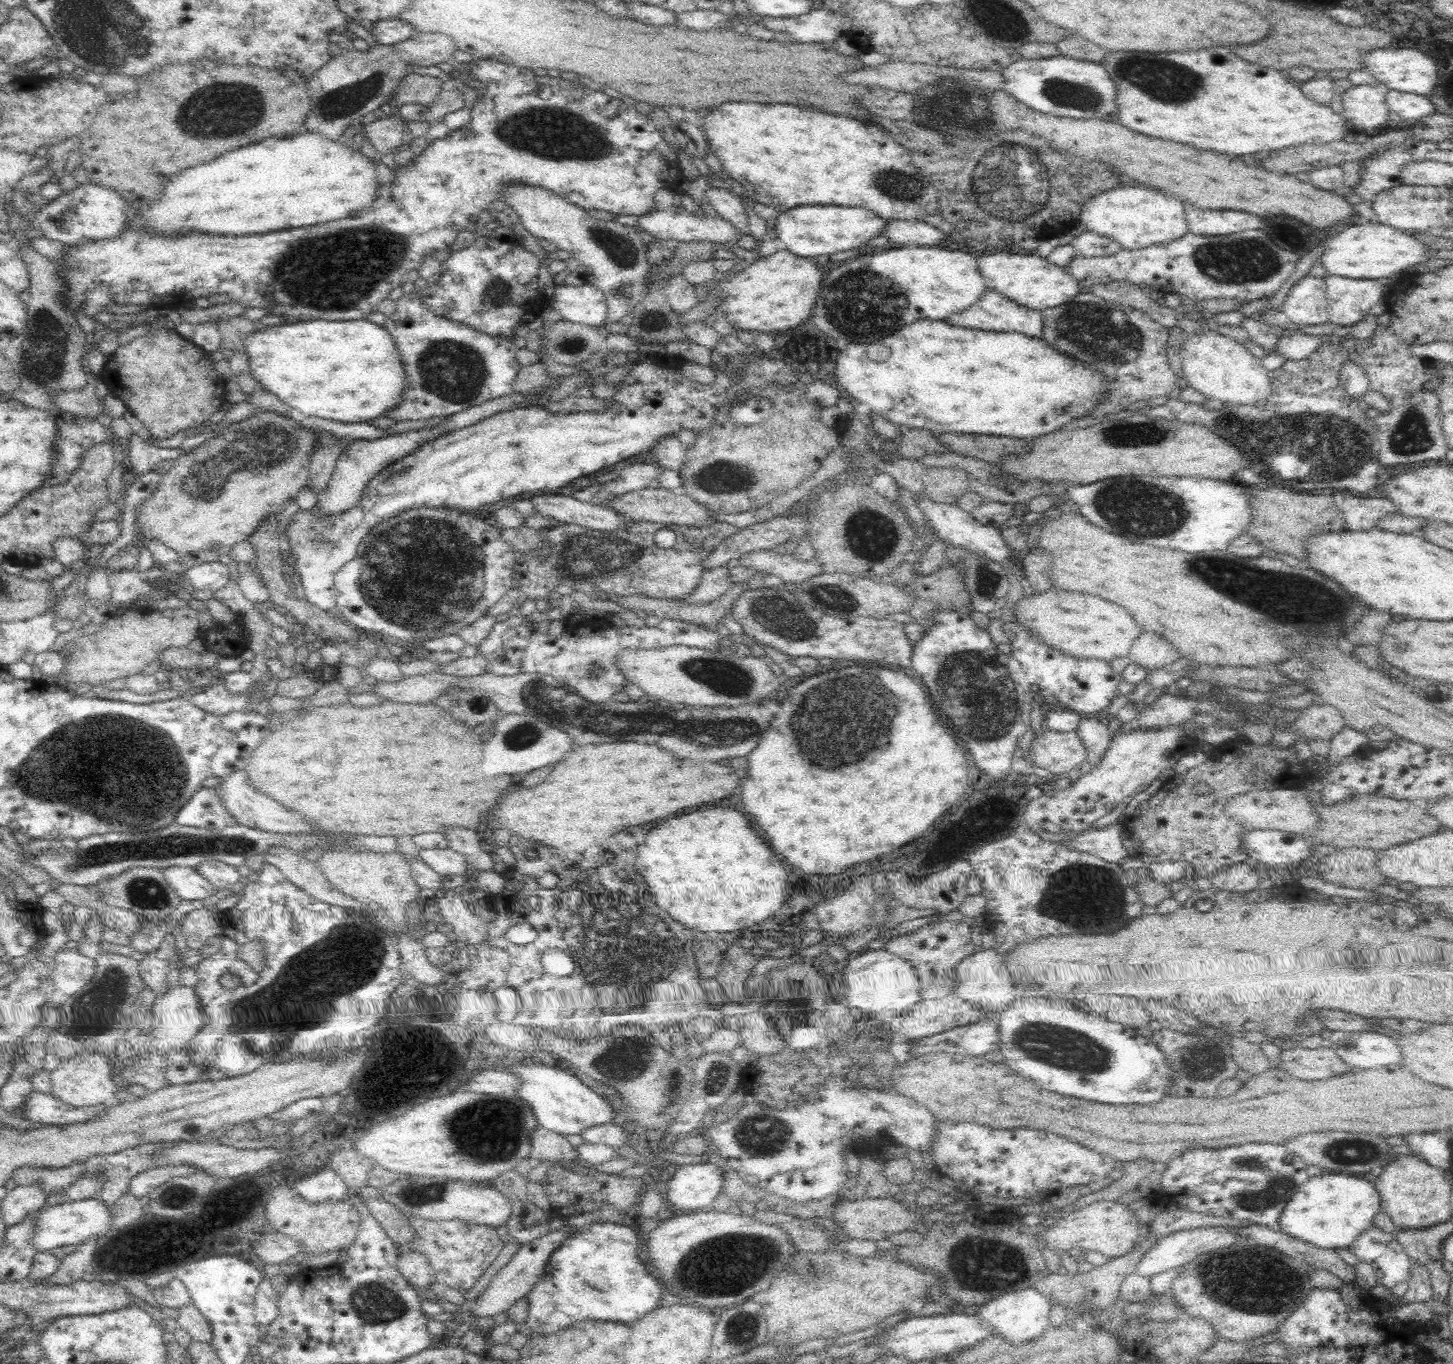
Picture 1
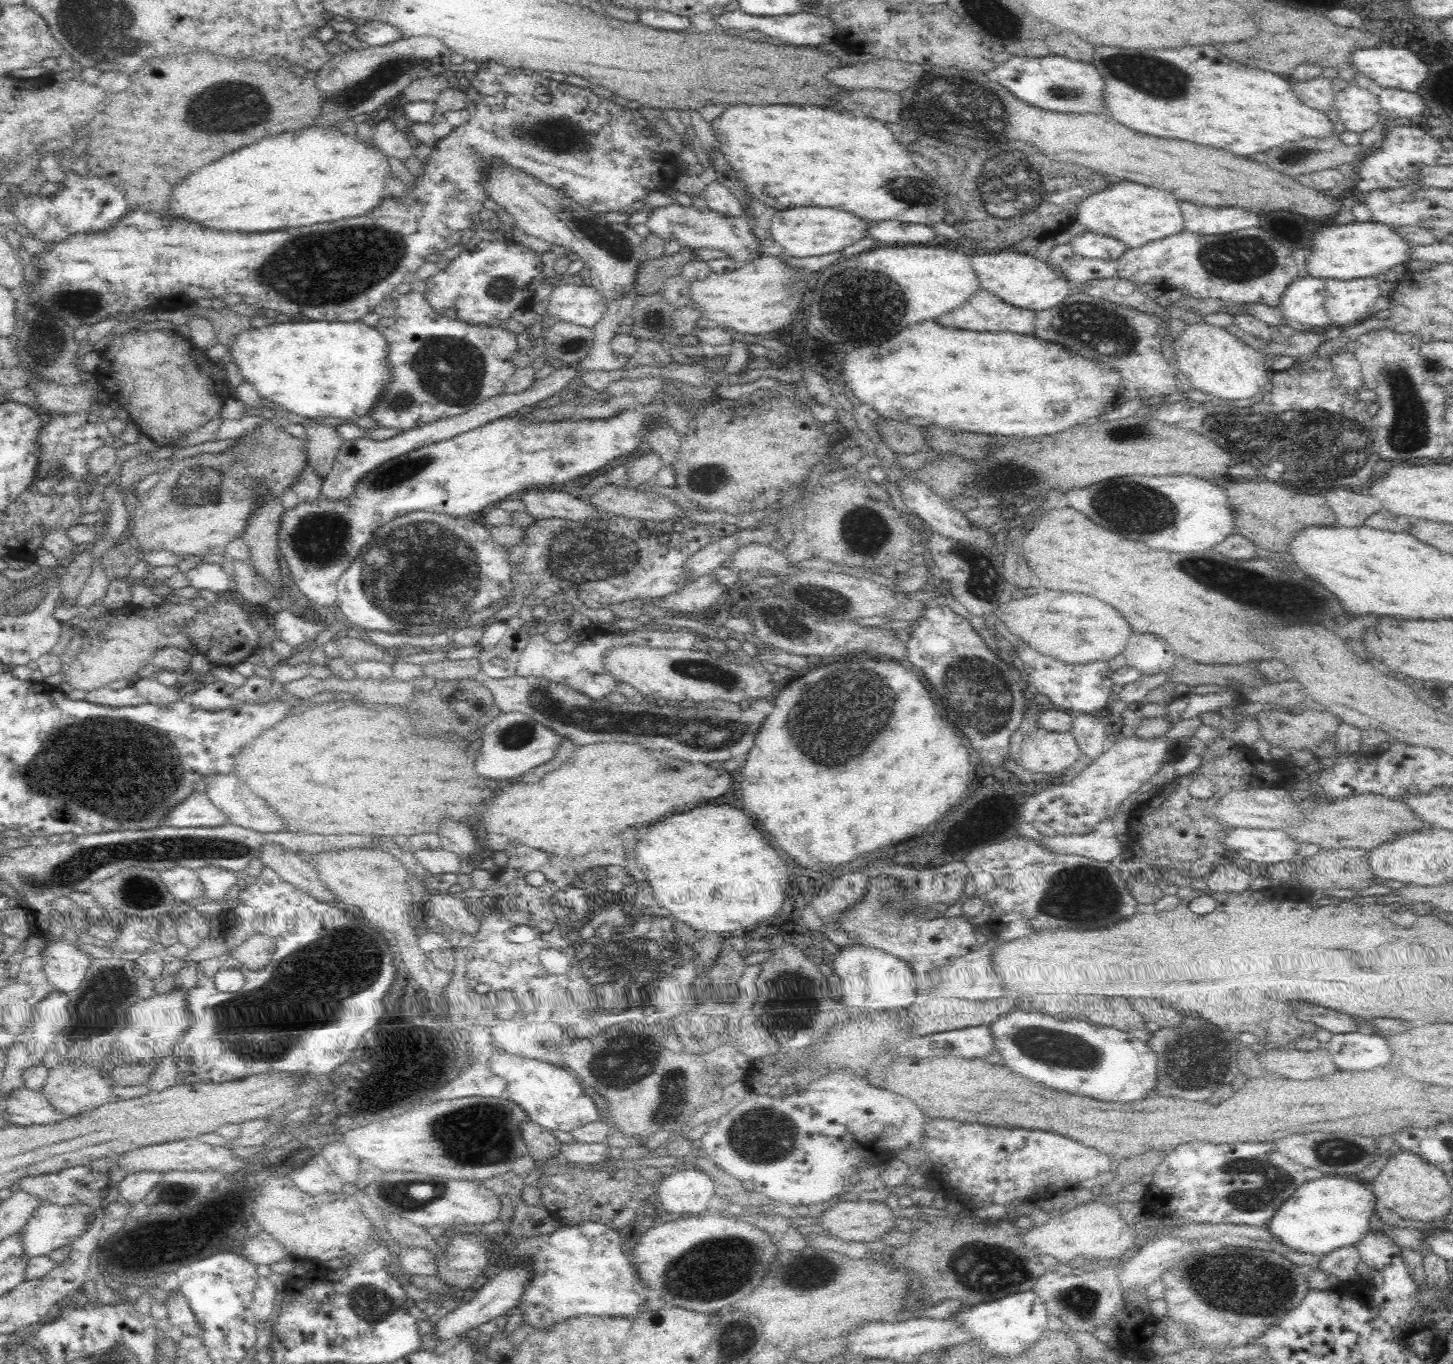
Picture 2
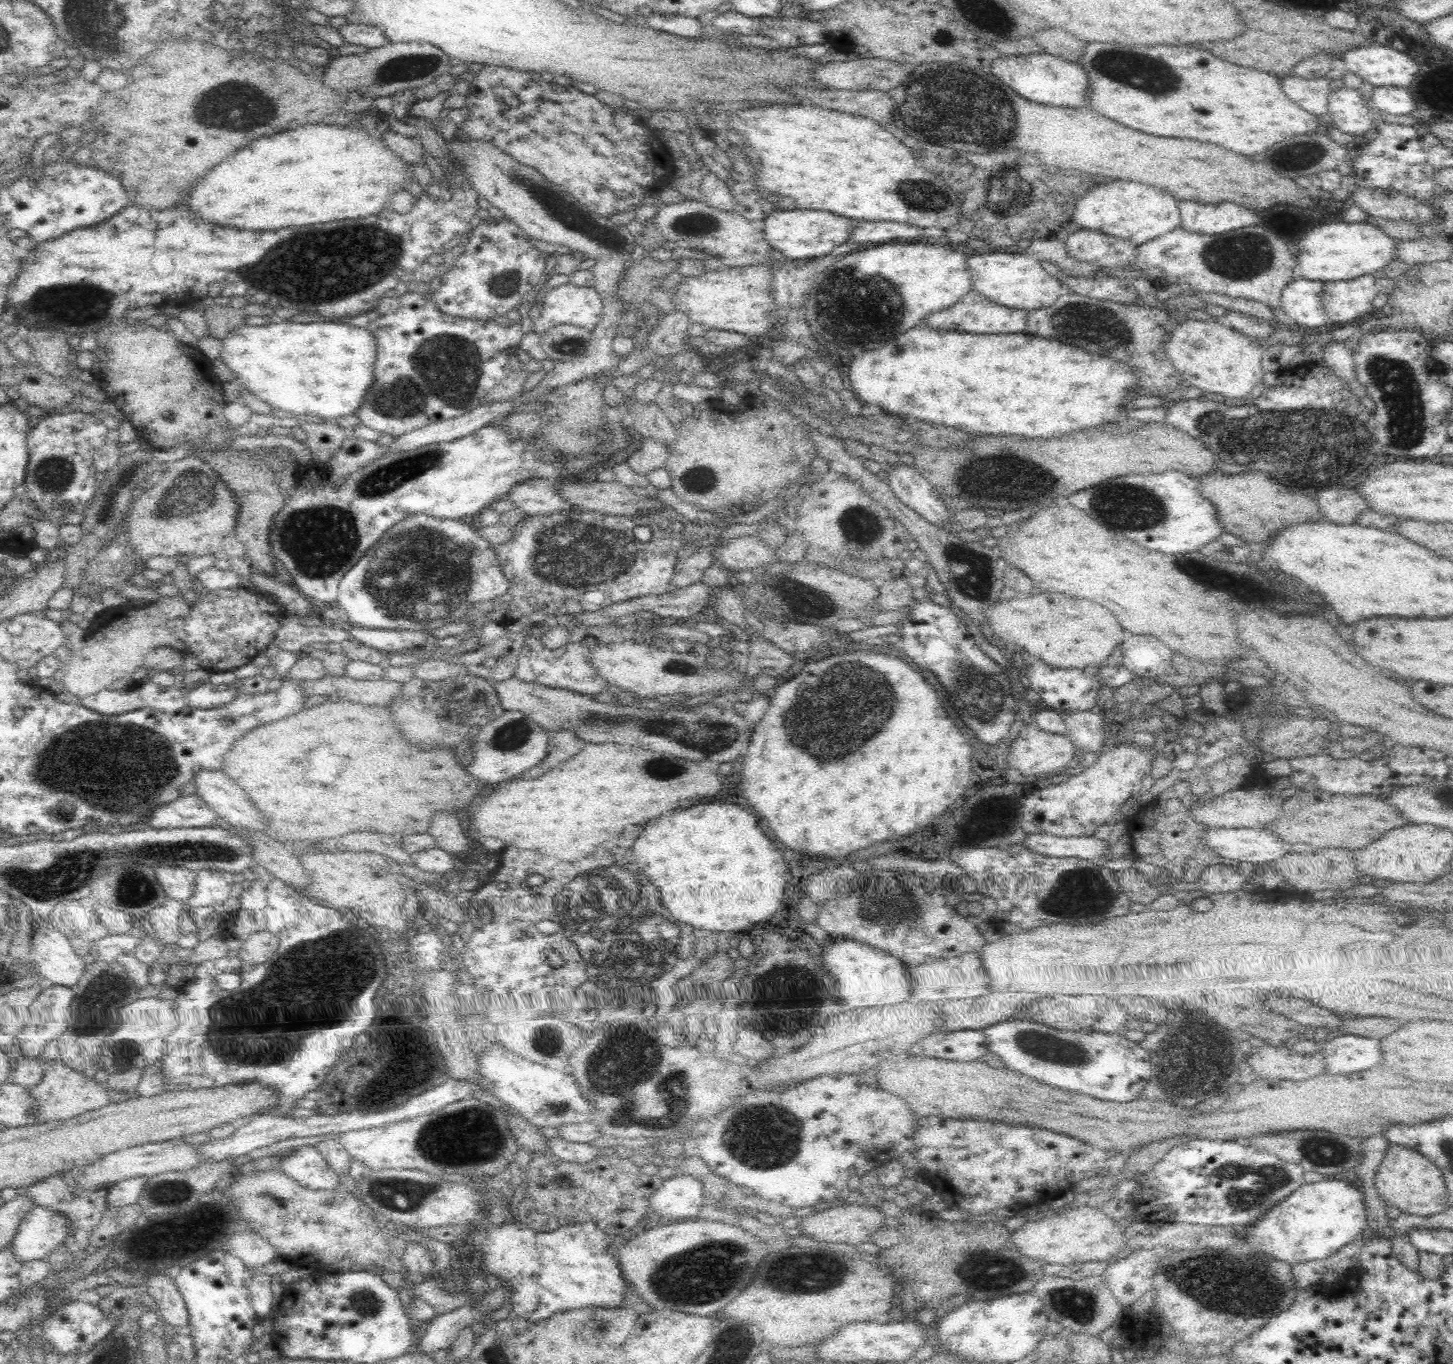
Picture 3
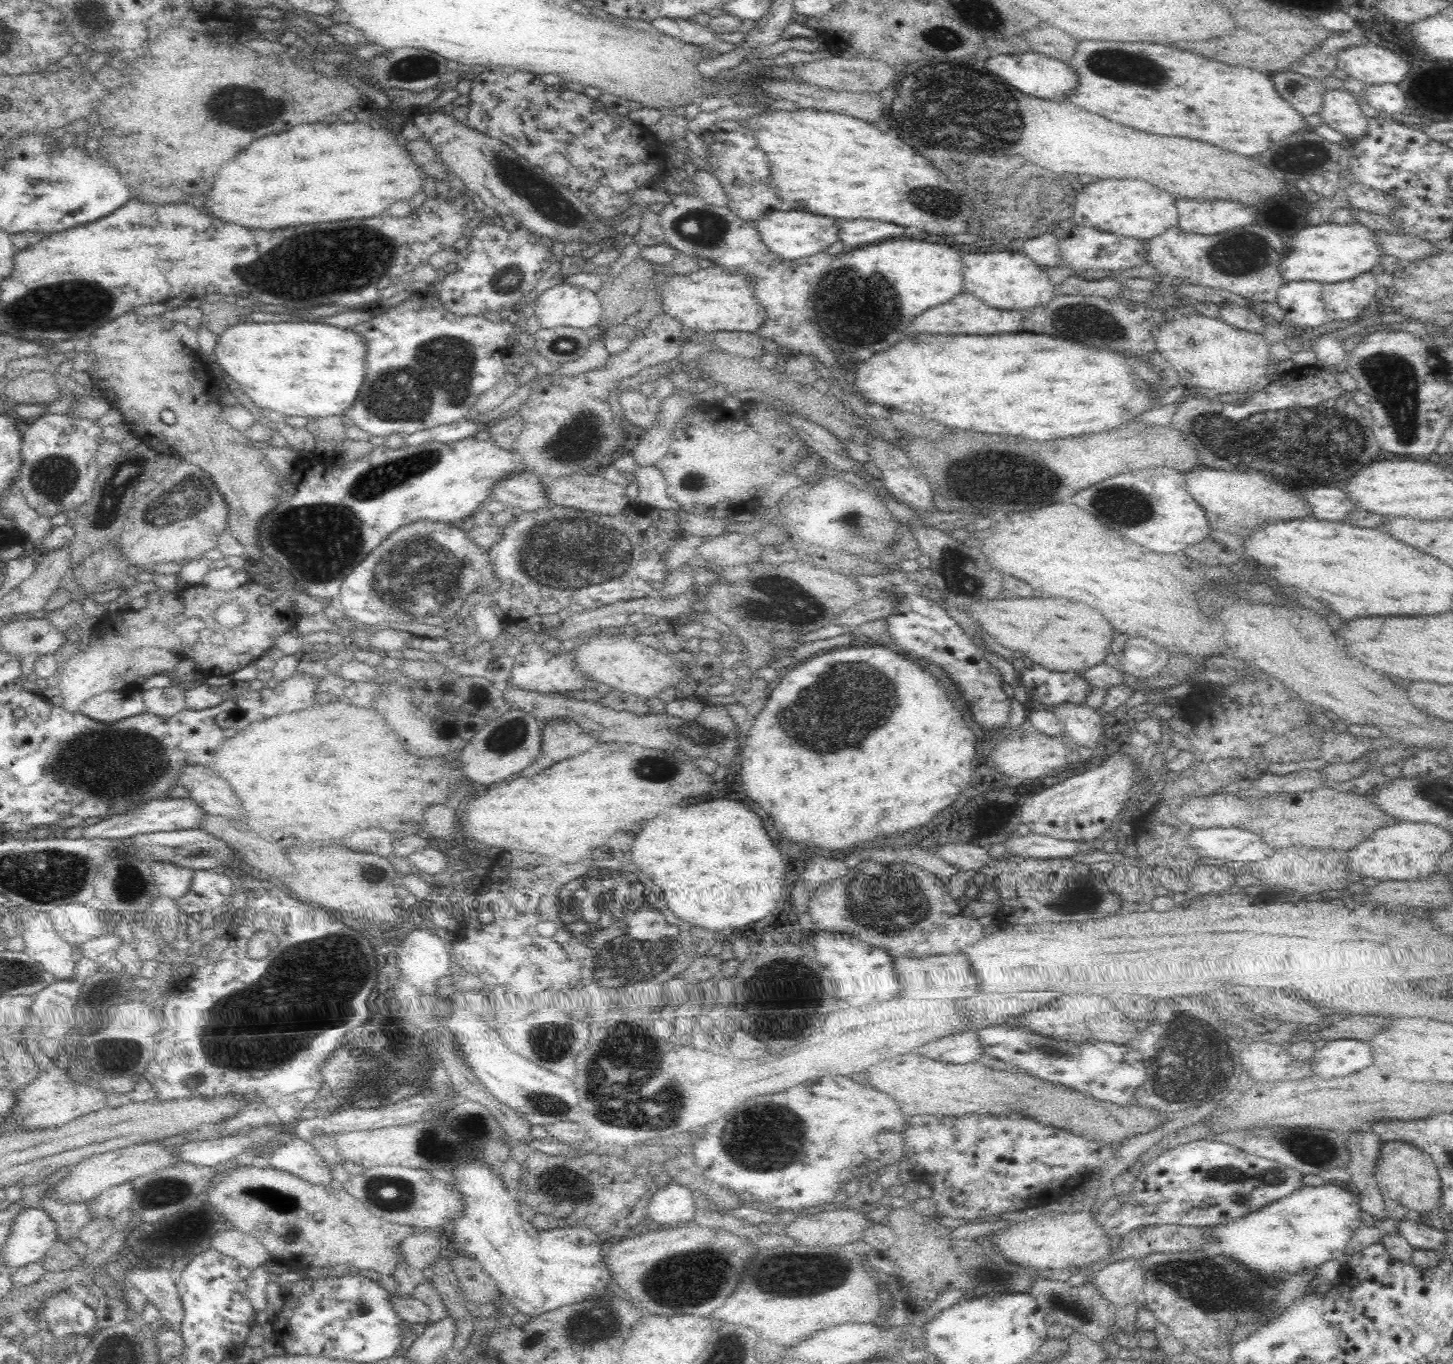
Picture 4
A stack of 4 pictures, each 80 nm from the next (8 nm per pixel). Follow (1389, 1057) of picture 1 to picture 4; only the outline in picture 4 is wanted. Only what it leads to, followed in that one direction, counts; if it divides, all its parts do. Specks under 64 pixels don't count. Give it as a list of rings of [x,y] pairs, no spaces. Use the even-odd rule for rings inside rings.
[[[1332,1040],[1322,1050],[1316,1050],[1312,1068],[1314,1076],[1324,1080],[1348,1076],[1372,1064],[1372,1054],[1366,1042],[1356,1040]]]

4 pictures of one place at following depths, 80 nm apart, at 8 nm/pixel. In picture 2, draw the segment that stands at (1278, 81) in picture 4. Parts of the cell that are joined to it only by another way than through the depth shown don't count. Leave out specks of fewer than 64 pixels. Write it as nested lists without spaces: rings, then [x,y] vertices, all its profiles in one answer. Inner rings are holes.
[[[1316,77],[1311,81],[1300,80],[1296,84],[1292,84],[1292,92],[1296,94],[1296,98],[1300,98],[1300,102],[1304,102],[1306,106],[1312,106],[1312,109],[1326,113],[1332,108],[1335,91],[1330,83],[1331,79]]]

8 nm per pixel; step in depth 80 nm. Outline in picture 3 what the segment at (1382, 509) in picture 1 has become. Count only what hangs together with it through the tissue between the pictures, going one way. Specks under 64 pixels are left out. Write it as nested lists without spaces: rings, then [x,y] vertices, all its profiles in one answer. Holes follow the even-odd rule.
[[[1346,488],[1322,490],[1314,499],[1320,513],[1324,515],[1324,520],[1336,524],[1355,524],[1354,520],[1358,518],[1358,514],[1368,508],[1356,491]]]

